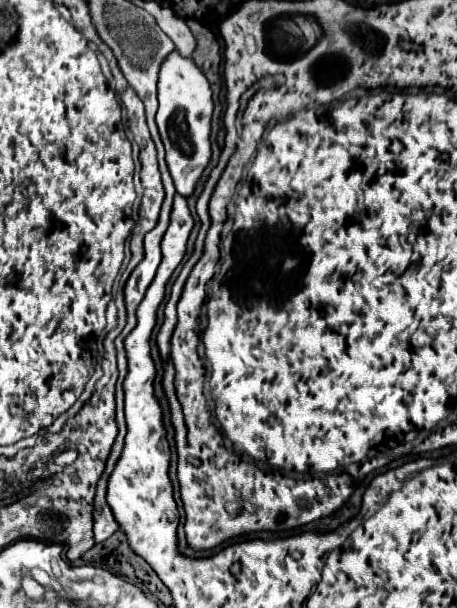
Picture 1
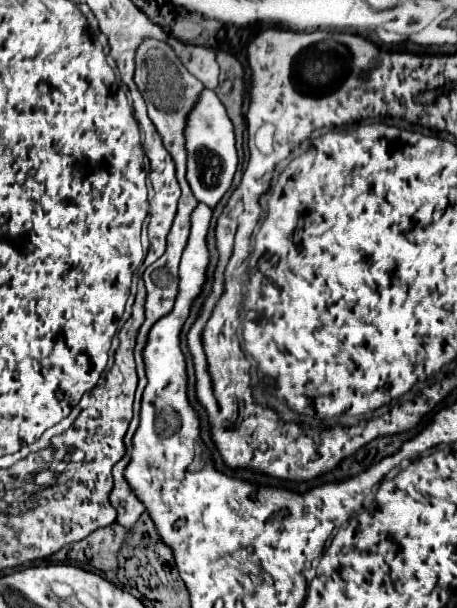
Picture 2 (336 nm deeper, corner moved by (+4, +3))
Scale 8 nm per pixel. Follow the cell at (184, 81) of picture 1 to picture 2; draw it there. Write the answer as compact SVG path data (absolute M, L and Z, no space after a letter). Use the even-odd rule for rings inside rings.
M204 90L198 106L190 112L190 122L186 122L186 148L188 148L188 182L194 190L198 202L216 208L222 196L230 190L234 172L238 166L238 154L234 146L234 126L212 90Z

